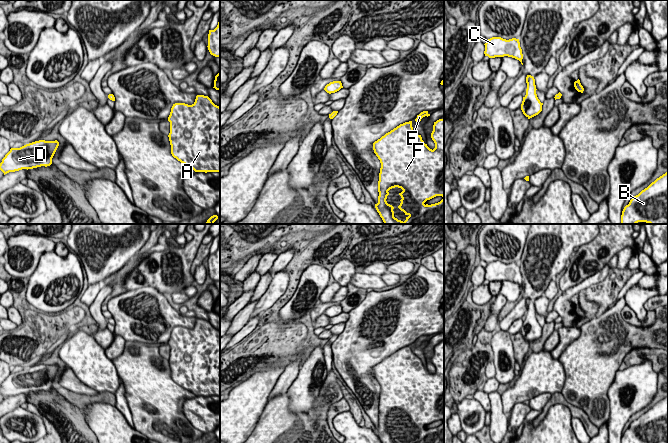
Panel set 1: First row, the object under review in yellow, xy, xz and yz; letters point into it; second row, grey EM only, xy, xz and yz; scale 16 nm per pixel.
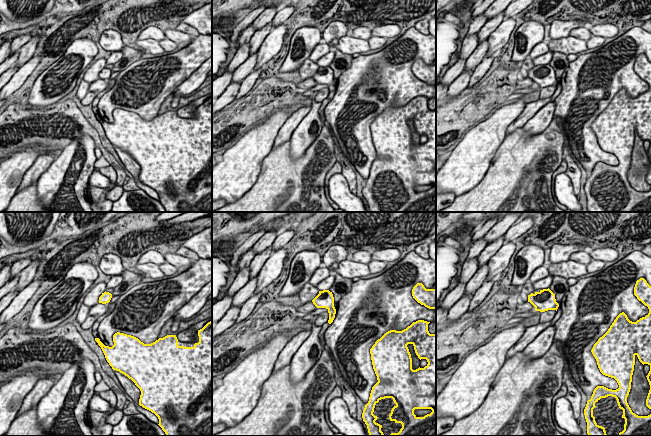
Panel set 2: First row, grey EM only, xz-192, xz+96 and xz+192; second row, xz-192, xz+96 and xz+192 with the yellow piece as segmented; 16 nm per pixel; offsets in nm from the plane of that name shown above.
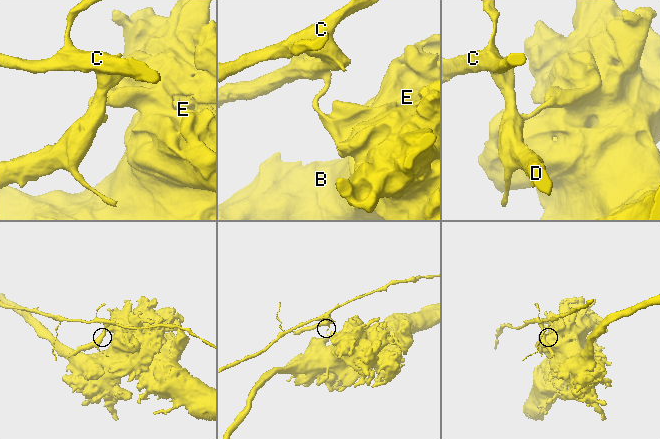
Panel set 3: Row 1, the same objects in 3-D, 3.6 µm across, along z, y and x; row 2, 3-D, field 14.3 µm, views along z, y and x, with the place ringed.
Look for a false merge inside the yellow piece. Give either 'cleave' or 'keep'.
cleave

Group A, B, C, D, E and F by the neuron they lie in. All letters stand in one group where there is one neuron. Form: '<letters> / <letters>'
A B E F / C D

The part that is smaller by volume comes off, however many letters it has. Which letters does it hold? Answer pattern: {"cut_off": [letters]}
{"cut_off": ["C", "D"]}

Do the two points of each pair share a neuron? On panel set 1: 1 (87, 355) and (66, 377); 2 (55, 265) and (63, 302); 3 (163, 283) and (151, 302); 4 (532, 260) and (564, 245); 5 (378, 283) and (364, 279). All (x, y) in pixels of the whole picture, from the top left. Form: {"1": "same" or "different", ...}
{"1": "different", "2": "same", "3": "different", "4": "same", "5": "same"}

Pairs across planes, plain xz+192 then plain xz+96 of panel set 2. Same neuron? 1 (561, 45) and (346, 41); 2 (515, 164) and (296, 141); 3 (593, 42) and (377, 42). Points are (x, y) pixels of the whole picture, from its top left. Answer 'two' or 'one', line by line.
1: one
2: two
3: one

